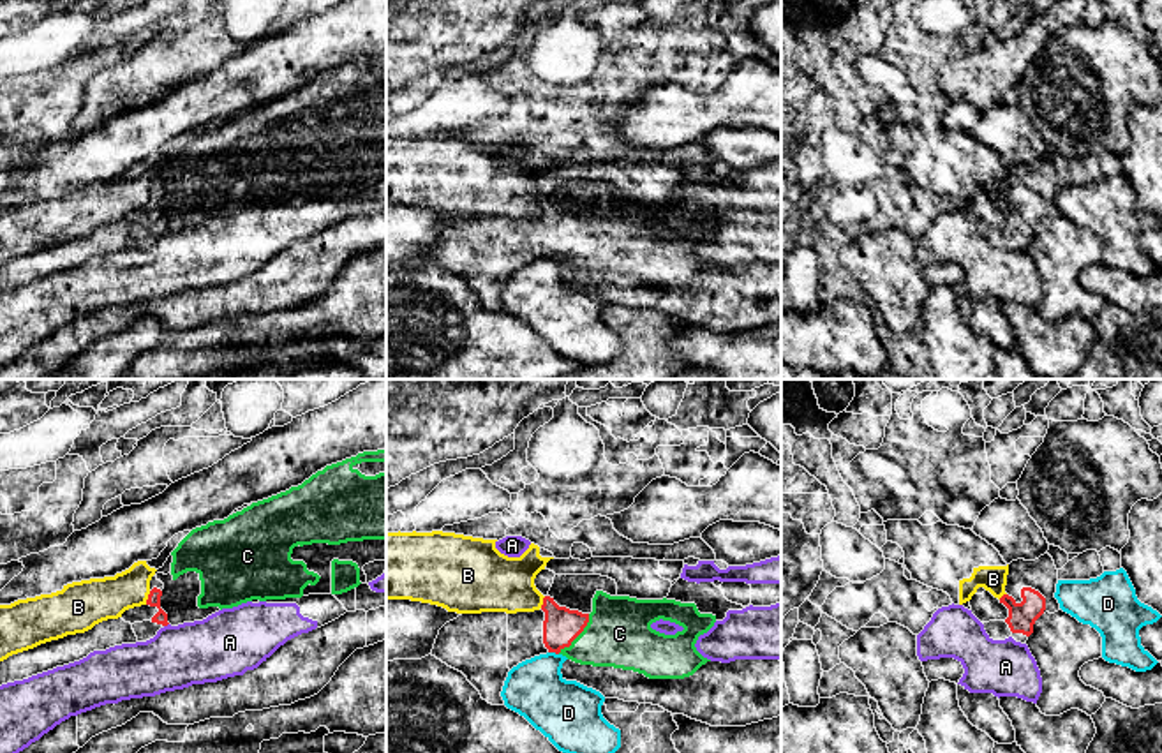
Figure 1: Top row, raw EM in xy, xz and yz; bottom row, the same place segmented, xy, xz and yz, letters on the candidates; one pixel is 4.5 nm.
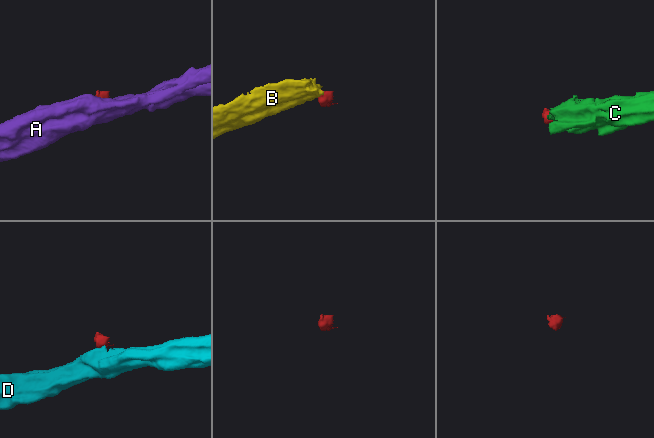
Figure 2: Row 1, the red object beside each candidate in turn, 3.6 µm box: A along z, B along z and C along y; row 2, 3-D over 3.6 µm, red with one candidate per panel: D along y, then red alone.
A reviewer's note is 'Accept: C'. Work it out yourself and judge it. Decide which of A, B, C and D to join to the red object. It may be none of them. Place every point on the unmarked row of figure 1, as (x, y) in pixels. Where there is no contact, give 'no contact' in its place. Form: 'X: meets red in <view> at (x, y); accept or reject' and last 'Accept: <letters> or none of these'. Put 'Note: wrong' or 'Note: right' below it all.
A: meets red in xy at (166, 230); reject
B: meets red in xy at (148, 203); reject
C: meets red in xz at (579, 238); accept
D: meets red in xz at (554, 256); reject
Accept: C
Note: right

